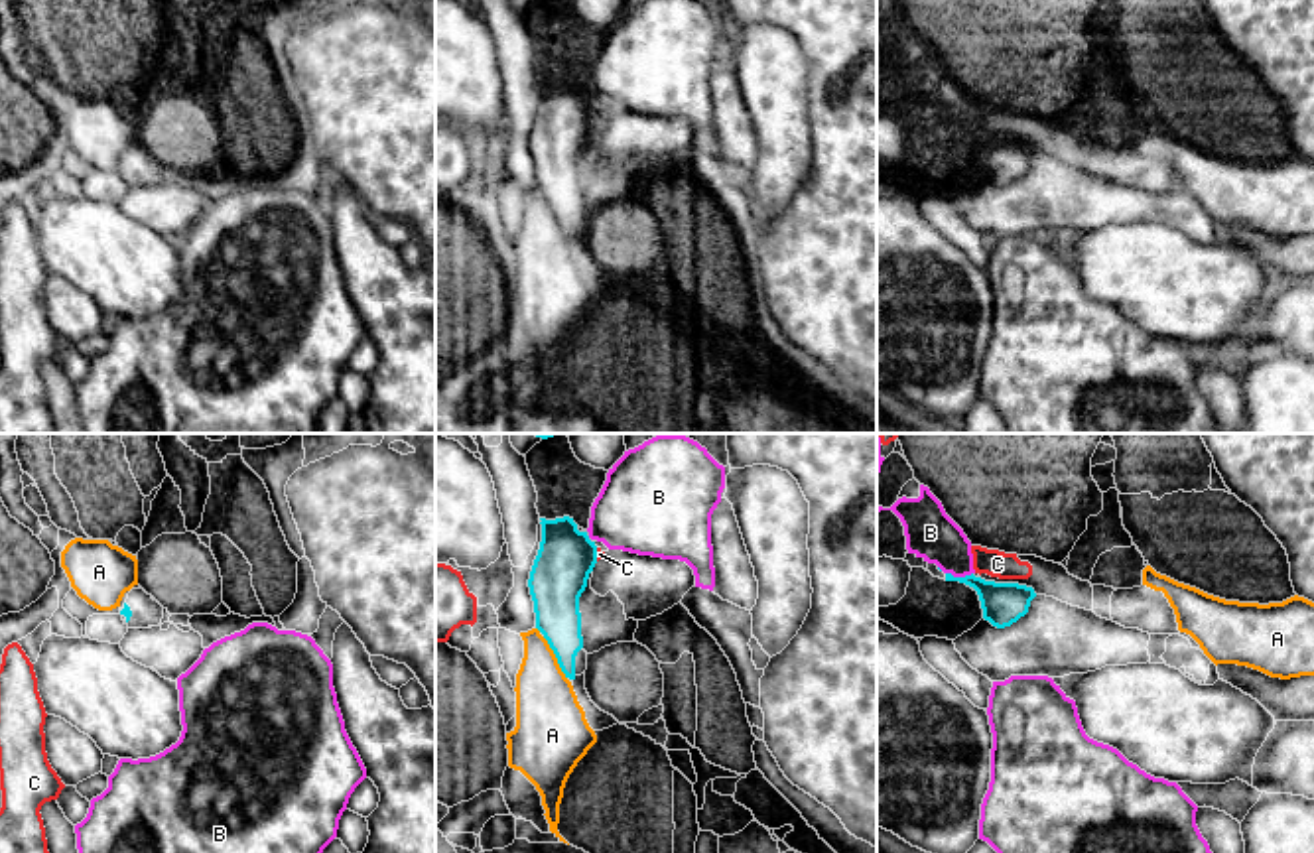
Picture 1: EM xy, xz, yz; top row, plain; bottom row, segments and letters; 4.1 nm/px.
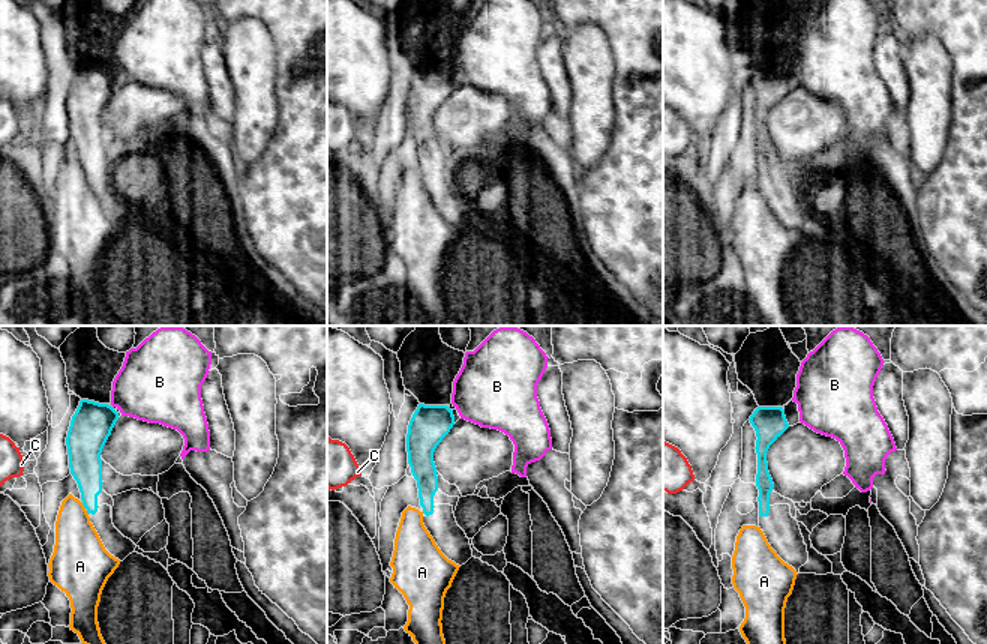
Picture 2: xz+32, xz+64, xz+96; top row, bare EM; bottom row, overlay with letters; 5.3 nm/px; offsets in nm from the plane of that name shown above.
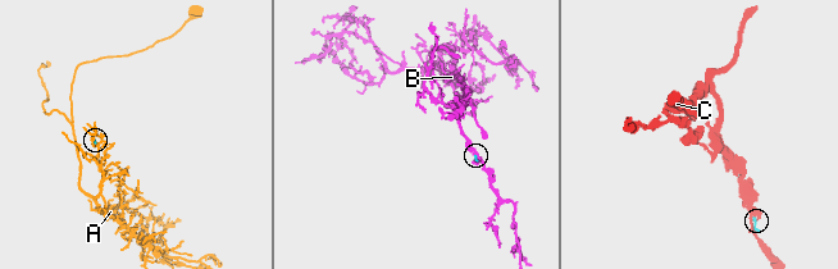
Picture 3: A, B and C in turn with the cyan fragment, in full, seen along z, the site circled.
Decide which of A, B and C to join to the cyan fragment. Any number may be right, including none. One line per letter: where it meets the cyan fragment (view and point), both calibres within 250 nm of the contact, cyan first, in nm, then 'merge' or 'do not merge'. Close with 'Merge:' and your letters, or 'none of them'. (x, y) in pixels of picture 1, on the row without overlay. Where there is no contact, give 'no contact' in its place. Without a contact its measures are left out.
A: xz (556, 215) | 190/280 nm | do not merge
B: yz (960, 136) | 180/200 nm | do not merge
C: xz (595, 113) | 240/30 nm | do not merge
Merge: none of them

